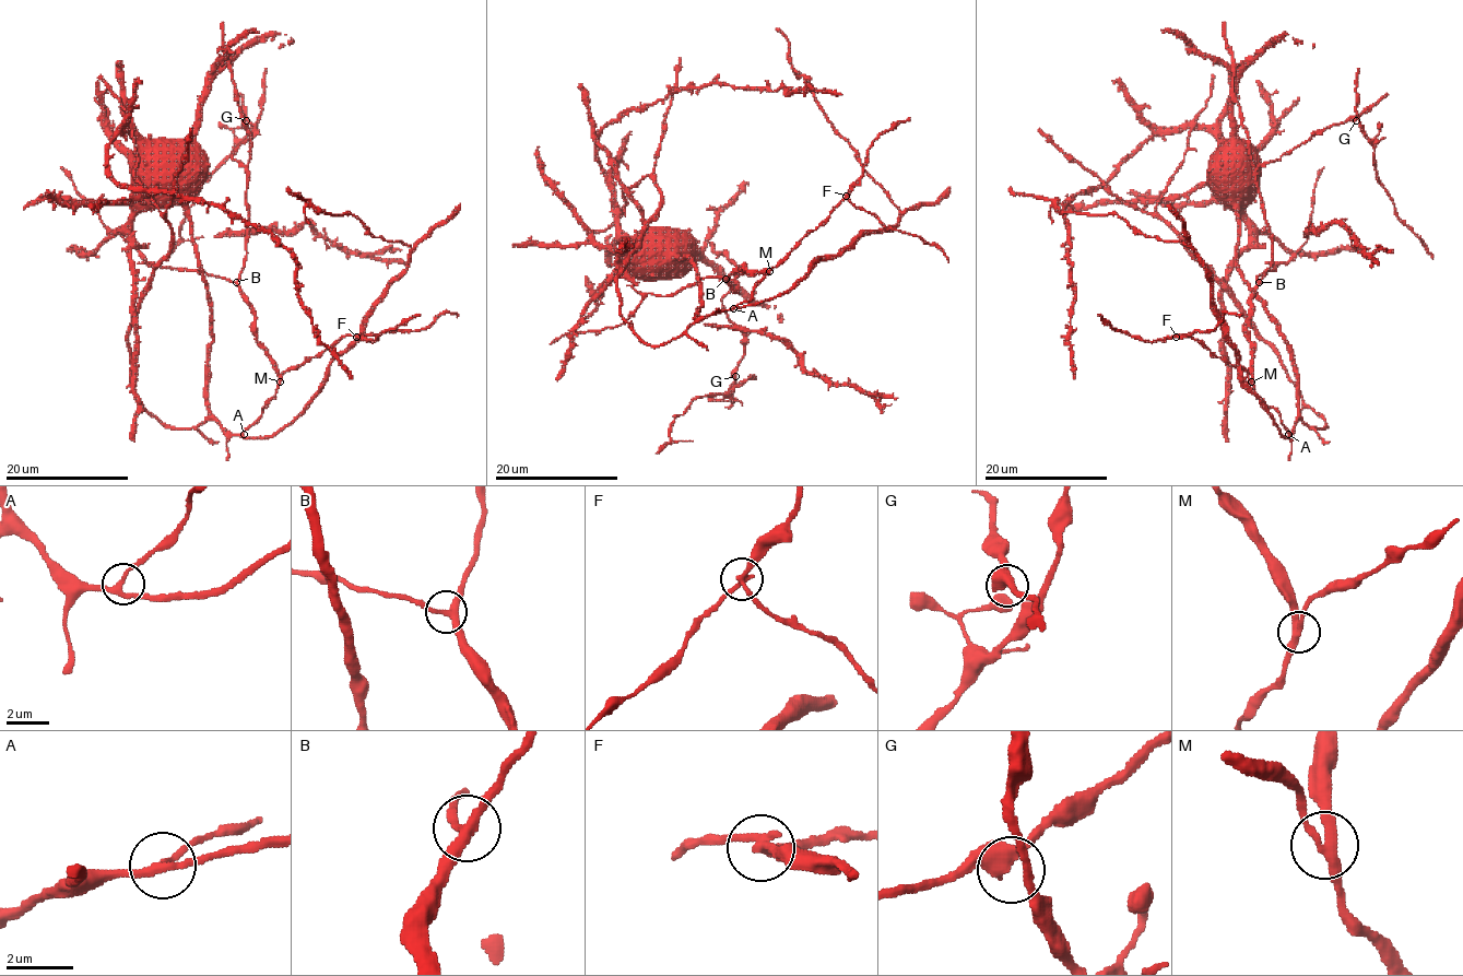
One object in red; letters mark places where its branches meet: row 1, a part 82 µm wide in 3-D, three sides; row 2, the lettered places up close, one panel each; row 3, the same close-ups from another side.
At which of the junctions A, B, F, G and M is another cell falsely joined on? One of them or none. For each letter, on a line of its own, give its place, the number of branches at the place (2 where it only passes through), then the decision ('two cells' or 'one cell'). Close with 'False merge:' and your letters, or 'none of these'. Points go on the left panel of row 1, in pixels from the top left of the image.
A: at (244, 434); 3 branches meet; one cell
B: at (236, 282); 3 branches meet; one cell
F: at (356, 337); 3 branches meet; two cells
G: at (246, 120); 3 branches meet; one cell
M: at (280, 381); 3 branches meet; one cell
False merge: F

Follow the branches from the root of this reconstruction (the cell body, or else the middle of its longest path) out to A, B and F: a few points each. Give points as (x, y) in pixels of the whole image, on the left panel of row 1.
A: (195, 157), (185, 163), (181, 181), (174, 191), (191, 226), (211, 310), (207, 409), (227, 431), (244, 434)
B: (195, 157), (174, 191), (211, 310), (207, 409), (242, 434), (276, 392), (279, 371), (236, 282)
F: (195, 157), (174, 191), (211, 310), (208, 412), (242, 434), (286, 371), (346, 336), (357, 337)

